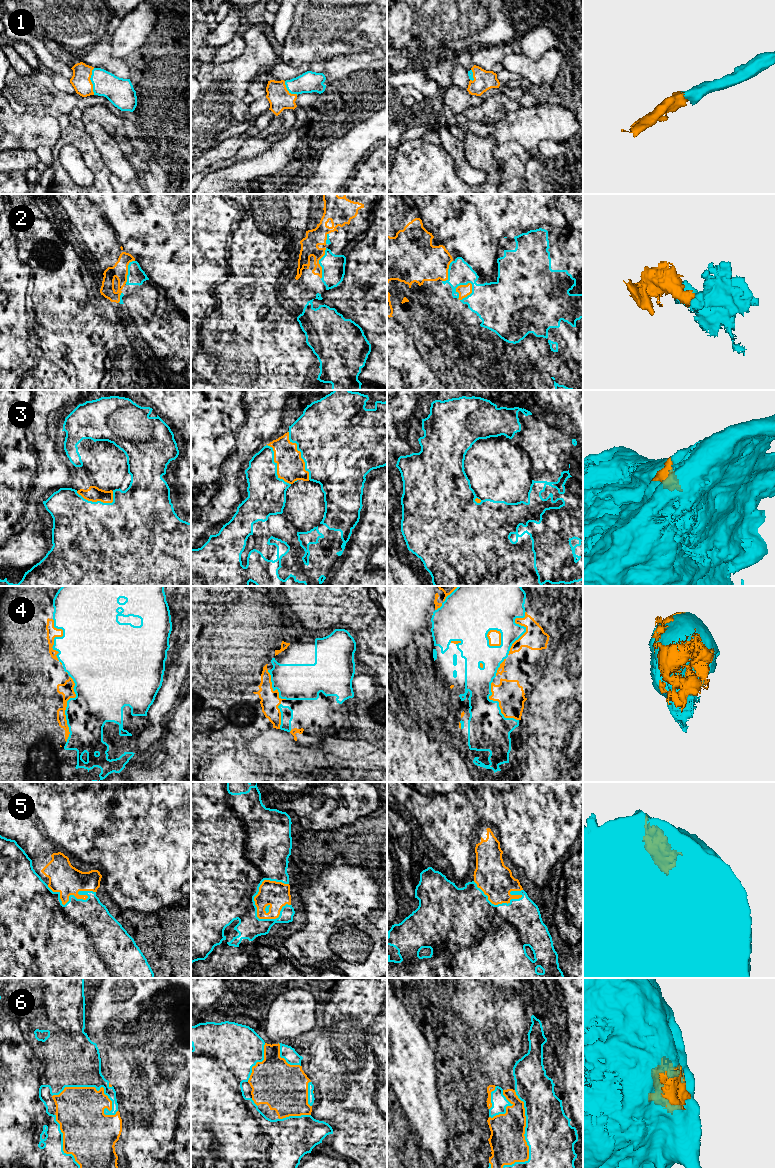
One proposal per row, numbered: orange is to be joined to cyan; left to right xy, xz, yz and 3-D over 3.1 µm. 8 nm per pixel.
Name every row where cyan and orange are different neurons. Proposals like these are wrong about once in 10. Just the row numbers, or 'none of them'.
none of them

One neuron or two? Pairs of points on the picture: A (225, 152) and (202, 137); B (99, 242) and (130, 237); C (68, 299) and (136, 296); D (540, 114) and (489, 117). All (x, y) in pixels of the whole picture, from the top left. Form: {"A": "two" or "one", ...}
{"A": "two", "B": "two", "C": "two", "D": "two"}

